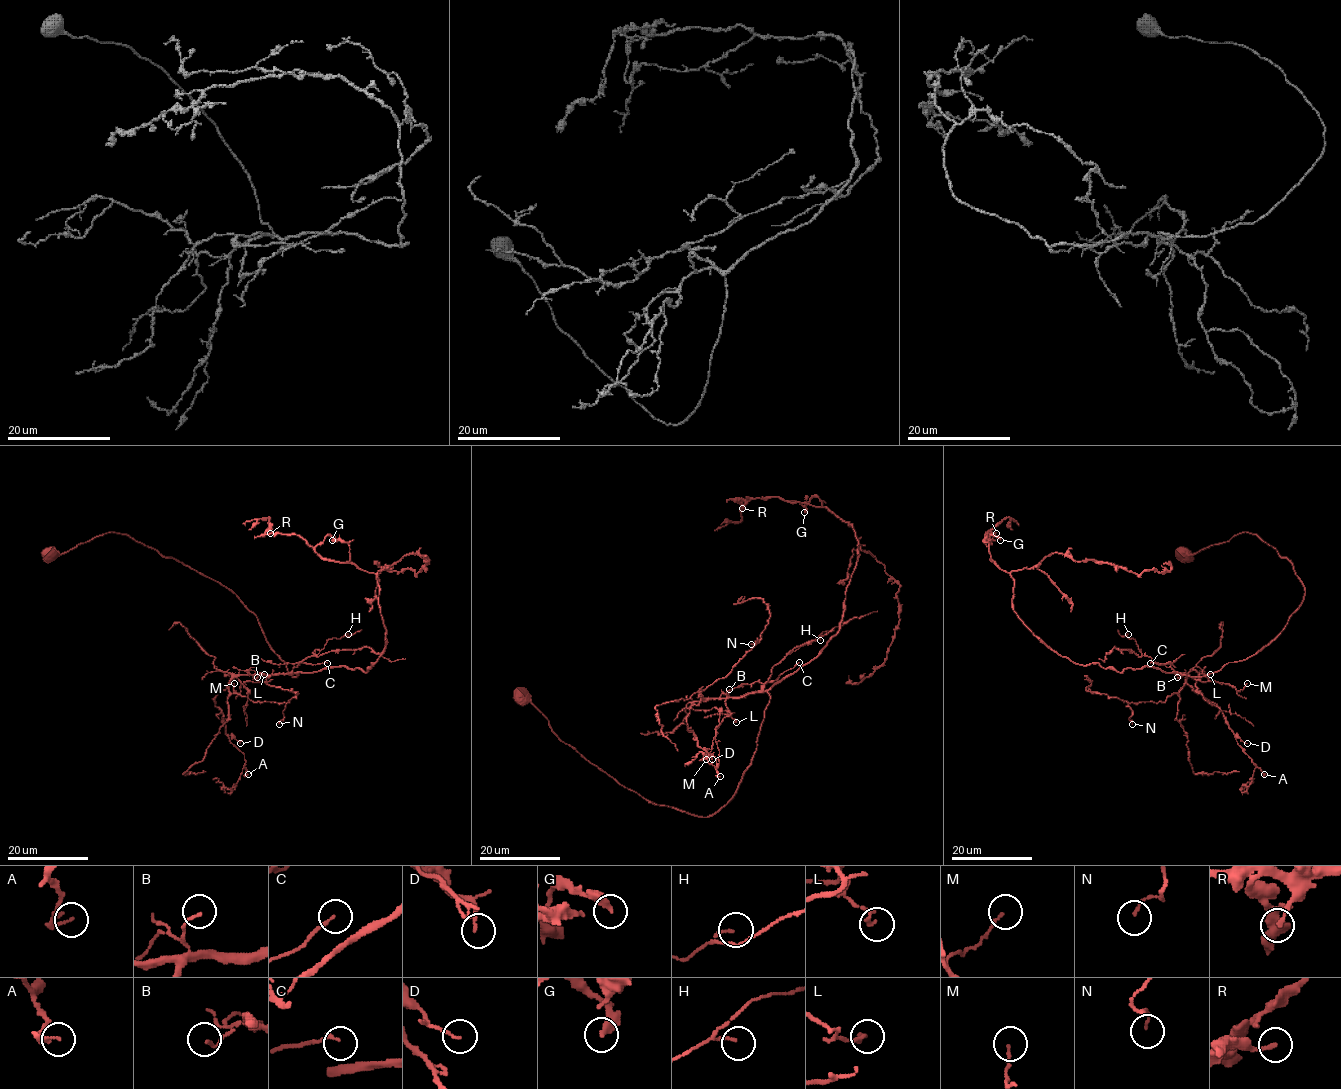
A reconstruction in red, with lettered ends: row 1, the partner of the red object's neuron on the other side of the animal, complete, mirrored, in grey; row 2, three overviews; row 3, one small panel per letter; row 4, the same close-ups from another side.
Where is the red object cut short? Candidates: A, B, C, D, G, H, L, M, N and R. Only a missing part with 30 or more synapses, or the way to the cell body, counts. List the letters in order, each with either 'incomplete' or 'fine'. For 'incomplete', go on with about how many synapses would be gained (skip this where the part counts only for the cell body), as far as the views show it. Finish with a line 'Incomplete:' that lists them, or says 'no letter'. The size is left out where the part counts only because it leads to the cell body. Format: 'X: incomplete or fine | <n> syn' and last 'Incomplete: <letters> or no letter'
A: fine
B: fine
C: fine
D: fine
G: fine
H: fine
L: fine
M: fine
N: fine
R: fine
Incomplete: no letter

